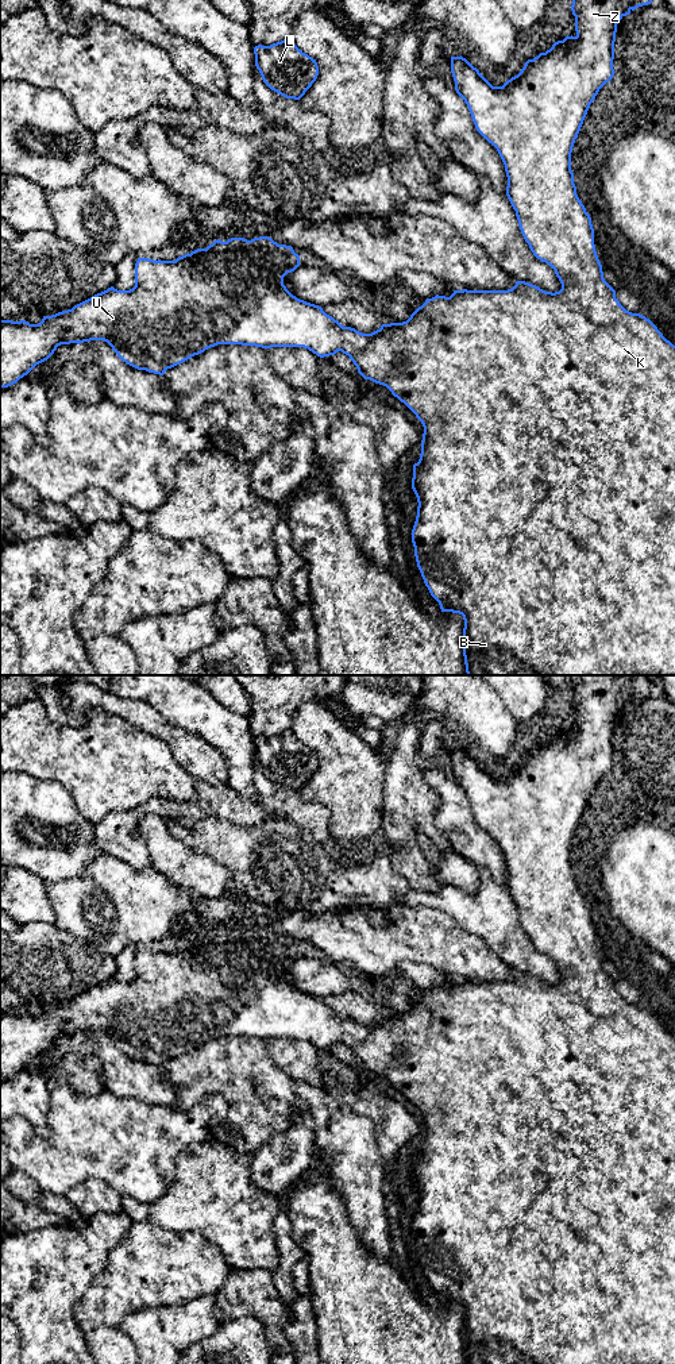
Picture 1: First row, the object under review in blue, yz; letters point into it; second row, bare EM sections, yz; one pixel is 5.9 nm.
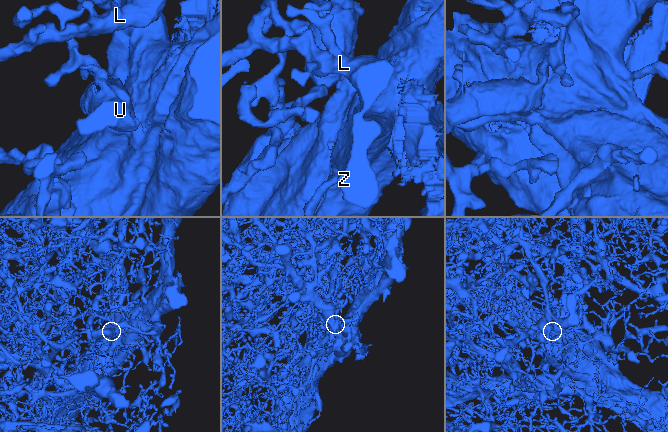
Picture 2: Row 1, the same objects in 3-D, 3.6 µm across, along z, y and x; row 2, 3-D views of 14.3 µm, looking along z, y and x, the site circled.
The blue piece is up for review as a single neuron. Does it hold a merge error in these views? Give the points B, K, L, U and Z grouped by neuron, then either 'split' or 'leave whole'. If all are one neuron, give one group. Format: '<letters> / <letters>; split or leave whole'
B K L U Z; leave whole

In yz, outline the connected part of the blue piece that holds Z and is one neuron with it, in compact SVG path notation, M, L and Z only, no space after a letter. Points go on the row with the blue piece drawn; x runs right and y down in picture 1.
M572 0L576 35L567 35L545 53L528 59L521 72L502 86L493 86L462 55L451 57L455 90L467 104L477 131L497 149L508 177L506 196L516 211L521 234L533 255L555 270L562 284L559 292L545 292L525 281L517 281L508 290L454 290L450 297L436 294L427 298L406 321L382 324L371 334L362 334L343 327L321 307L300 300L286 289L284 277L300 266L300 255L292 246L278 244L269 236L251 240L231 238L227 242L217 239L207 248L197 248L176 261L138 258L132 289L117 290L111 286L72 309L43 316L39 324L0 320L0 389L16 384L36 365L47 361L58 346L90 340L107 342L127 365L159 375L217 344L304 347L320 358L342 351L364 379L386 386L424 427L420 459L413 465L412 489L418 506L412 543L424 583L441 612L463 616L462 648L467 675L675 675L675 346L649 319L626 311L616 298L616 290L605 281L595 251L591 217L576 194L571 170L572 147L590 104L614 76L617 24L636 8L651 3L652 0Z

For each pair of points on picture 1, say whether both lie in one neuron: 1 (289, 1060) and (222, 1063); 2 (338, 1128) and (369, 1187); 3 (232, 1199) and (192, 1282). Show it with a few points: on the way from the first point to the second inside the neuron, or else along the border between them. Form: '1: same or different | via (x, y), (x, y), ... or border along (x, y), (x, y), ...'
1: different | border along (266, 1040), (270, 1059), (294, 1079)
2: same | via (348, 1143), (359, 1172)
3: different | border along (181, 1230), (199, 1232), (219, 1249), (230, 1268)

